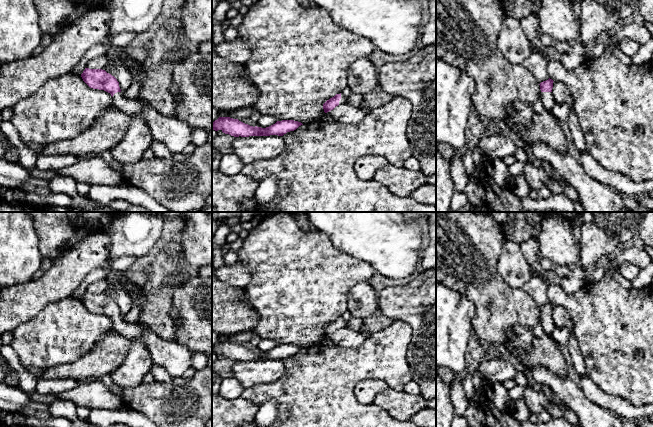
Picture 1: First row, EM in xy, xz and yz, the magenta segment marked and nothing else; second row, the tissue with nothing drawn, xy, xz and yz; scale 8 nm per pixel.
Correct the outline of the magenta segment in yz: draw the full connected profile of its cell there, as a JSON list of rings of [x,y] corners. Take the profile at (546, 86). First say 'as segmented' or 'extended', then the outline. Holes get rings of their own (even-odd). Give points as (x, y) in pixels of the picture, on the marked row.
extended; [[[548,79],[546,81],[541,82],[540,90],[541,90],[541,99],[546,111],[552,111],[553,106],[555,105],[554,96],[552,93],[553,88],[553,80]]]

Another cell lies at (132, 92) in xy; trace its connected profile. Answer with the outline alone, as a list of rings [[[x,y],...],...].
[[[141,75],[134,78],[132,81],[132,84],[130,87],[126,90],[126,92],[123,94],[125,98],[130,99],[130,100],[135,100],[138,98],[139,91],[140,91],[140,79]]]

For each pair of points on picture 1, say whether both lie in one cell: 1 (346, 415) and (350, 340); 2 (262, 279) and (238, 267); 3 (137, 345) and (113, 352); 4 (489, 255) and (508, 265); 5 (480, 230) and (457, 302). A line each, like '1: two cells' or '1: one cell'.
1: two cells
2: two cells
3: two cells
4: two cells
5: two cells

